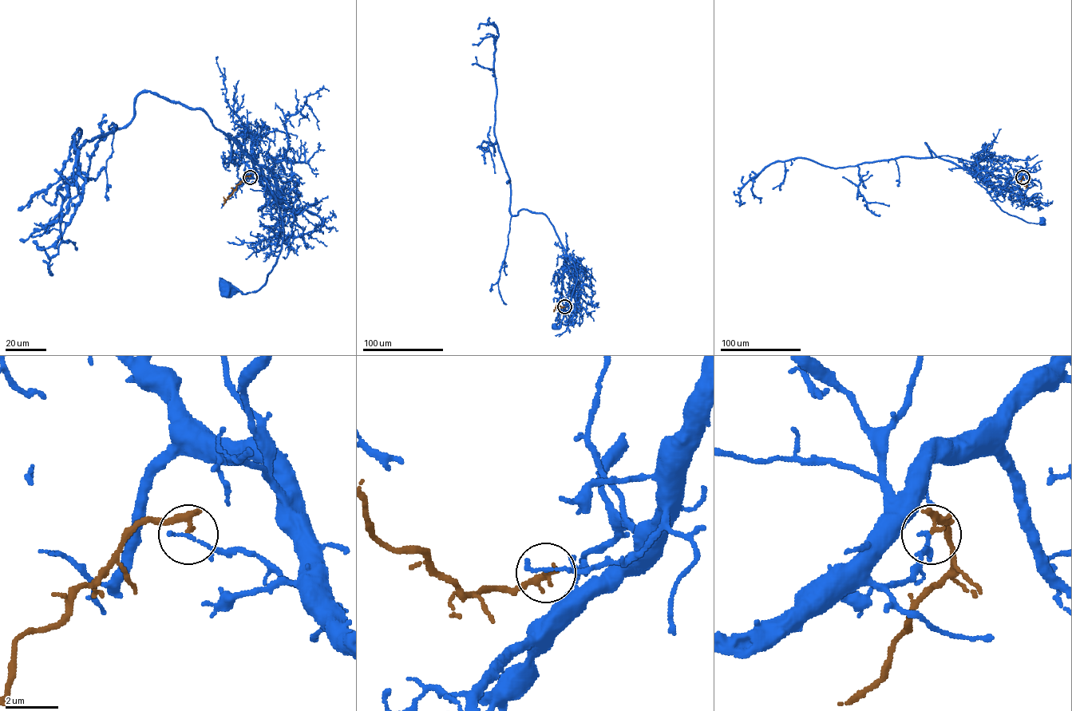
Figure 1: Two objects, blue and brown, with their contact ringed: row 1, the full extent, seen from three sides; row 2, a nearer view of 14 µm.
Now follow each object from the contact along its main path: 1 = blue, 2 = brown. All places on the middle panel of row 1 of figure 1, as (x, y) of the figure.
1: (564, 306), (575, 284), (575, 265), (568, 257), (577, 272), (576, 282), (571, 306), (561, 323), (553, 326)
2: (564, 306), (557, 304), (553, 310)

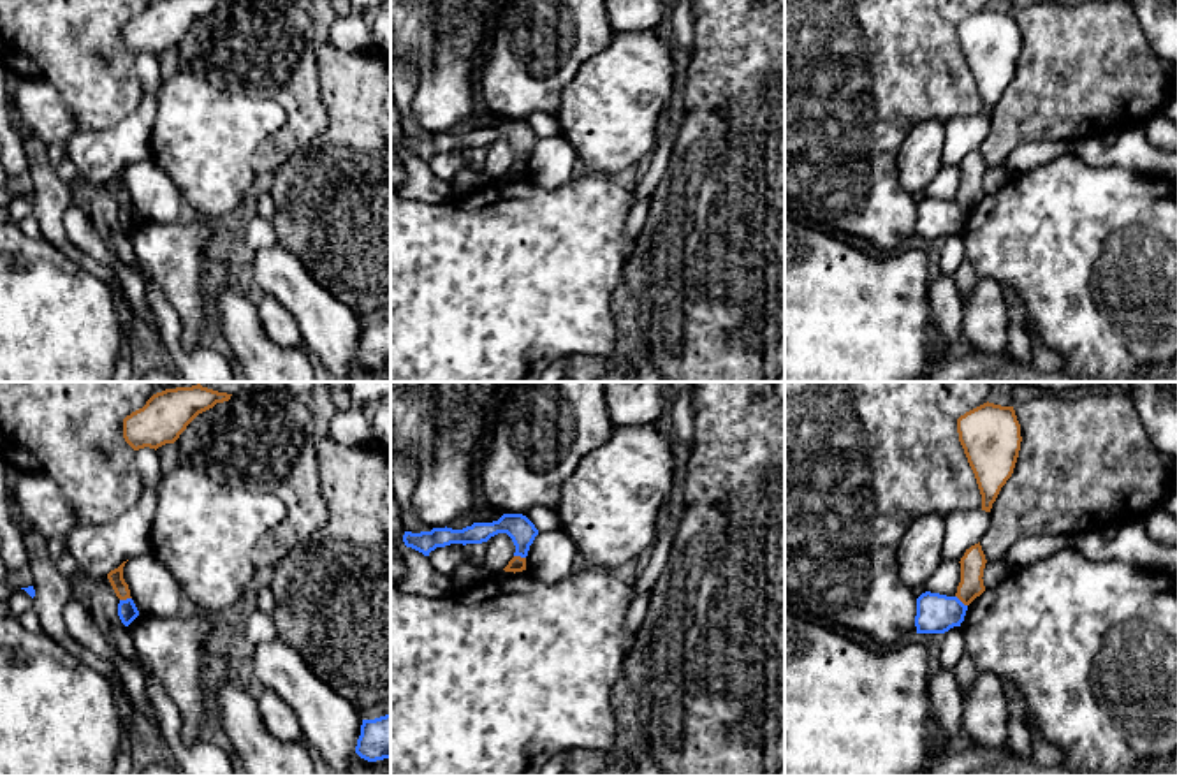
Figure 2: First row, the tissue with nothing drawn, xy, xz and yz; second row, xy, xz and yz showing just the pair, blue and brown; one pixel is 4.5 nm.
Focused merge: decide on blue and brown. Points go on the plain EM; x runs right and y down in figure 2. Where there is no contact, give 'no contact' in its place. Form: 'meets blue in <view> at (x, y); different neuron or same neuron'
meets blue in xy at (127, 204); different neuron

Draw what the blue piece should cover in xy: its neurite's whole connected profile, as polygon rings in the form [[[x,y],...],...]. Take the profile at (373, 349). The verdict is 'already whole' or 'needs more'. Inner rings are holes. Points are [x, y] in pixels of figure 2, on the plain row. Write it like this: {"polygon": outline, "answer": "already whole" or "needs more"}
{"polygon": [[[391,320],[362,326],[355,359],[368,368],[391,364]]], "answer": "already whole"}

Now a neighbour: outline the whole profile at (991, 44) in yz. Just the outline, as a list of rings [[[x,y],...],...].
[[[987,7],[957,25],[957,39],[982,100],[982,116],[991,118],[1020,56],[1015,16]]]

